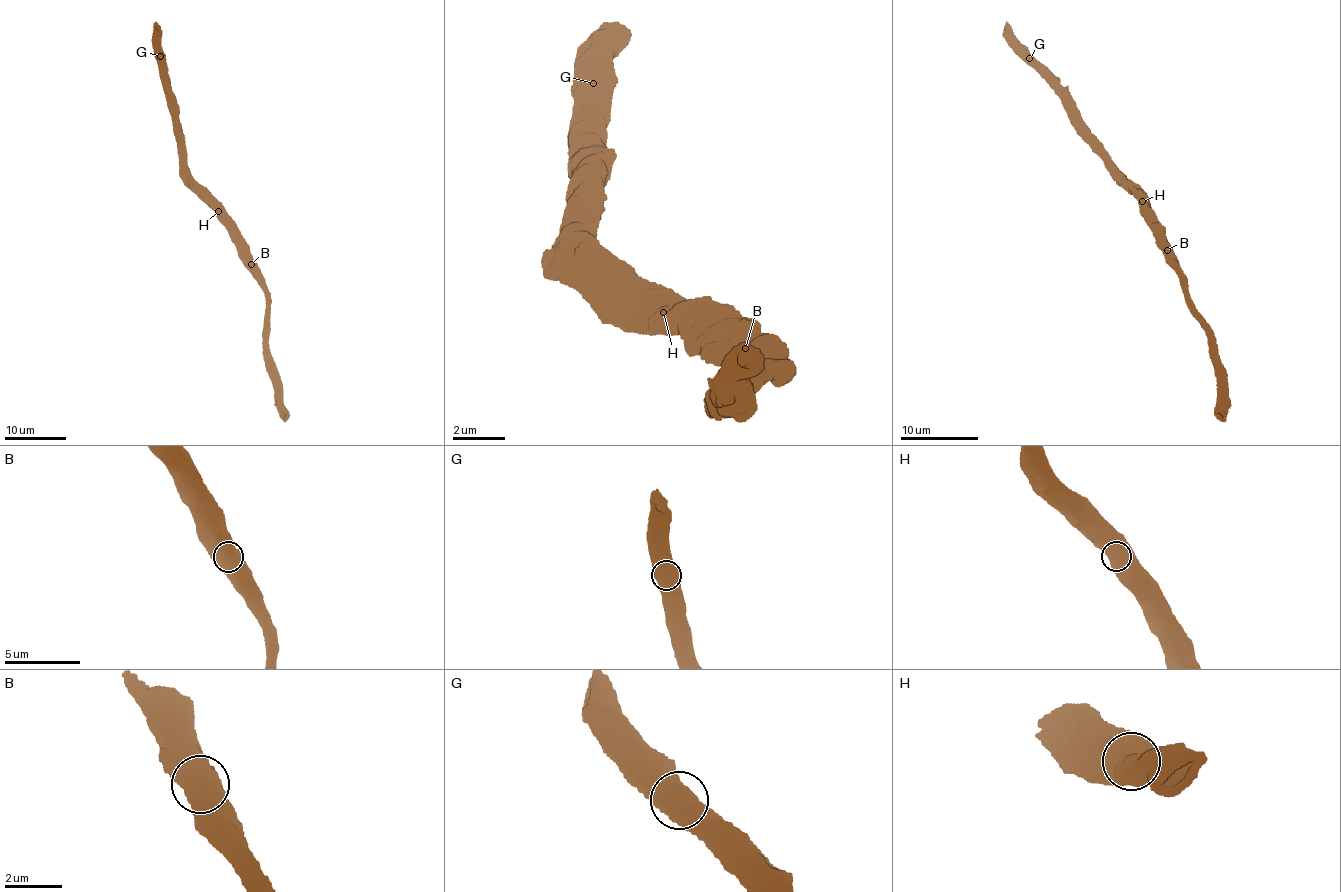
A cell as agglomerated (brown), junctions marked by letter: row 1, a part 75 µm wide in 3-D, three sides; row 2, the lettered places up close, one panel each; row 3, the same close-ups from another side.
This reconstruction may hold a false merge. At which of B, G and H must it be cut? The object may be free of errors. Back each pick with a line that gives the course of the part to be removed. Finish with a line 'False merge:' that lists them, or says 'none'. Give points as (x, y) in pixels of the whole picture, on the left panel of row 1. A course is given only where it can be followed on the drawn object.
False merge: none

